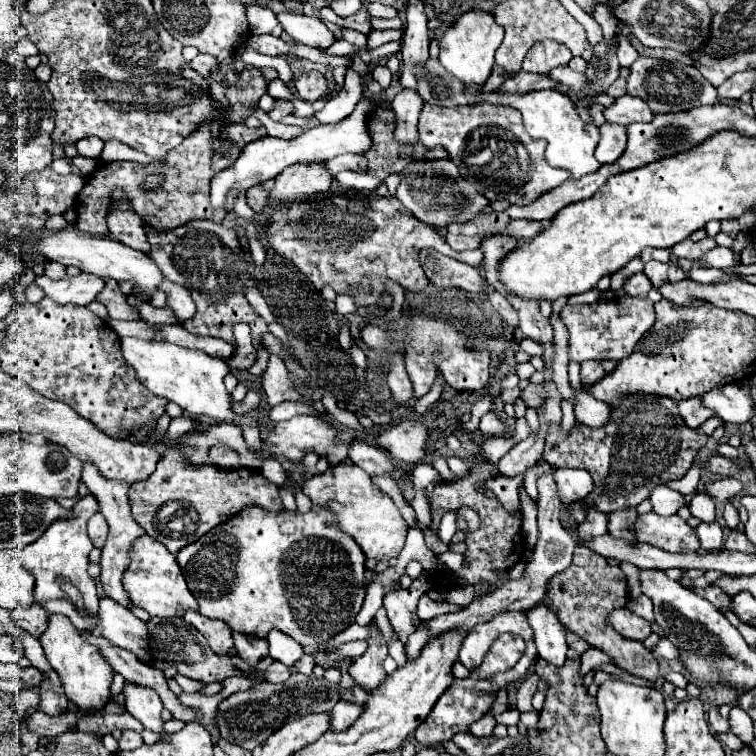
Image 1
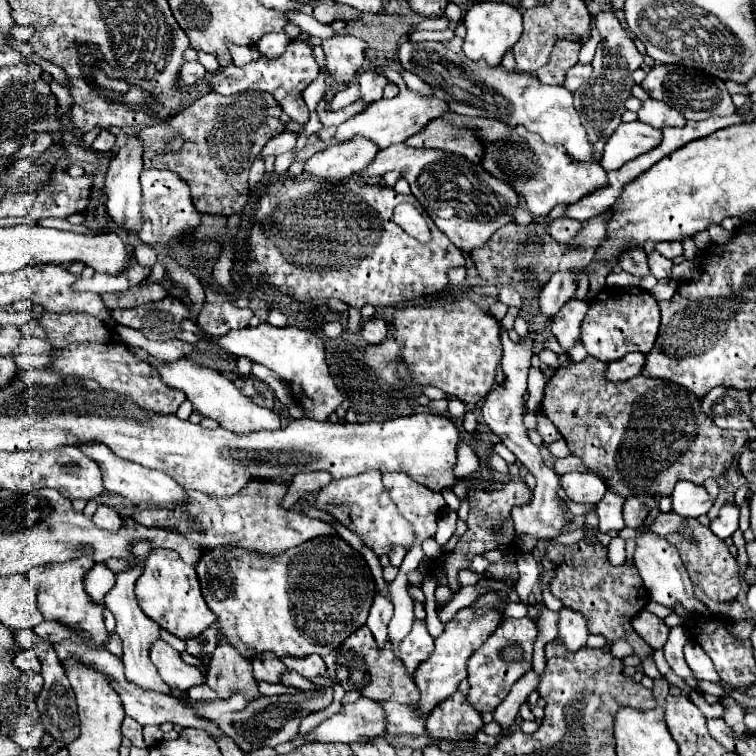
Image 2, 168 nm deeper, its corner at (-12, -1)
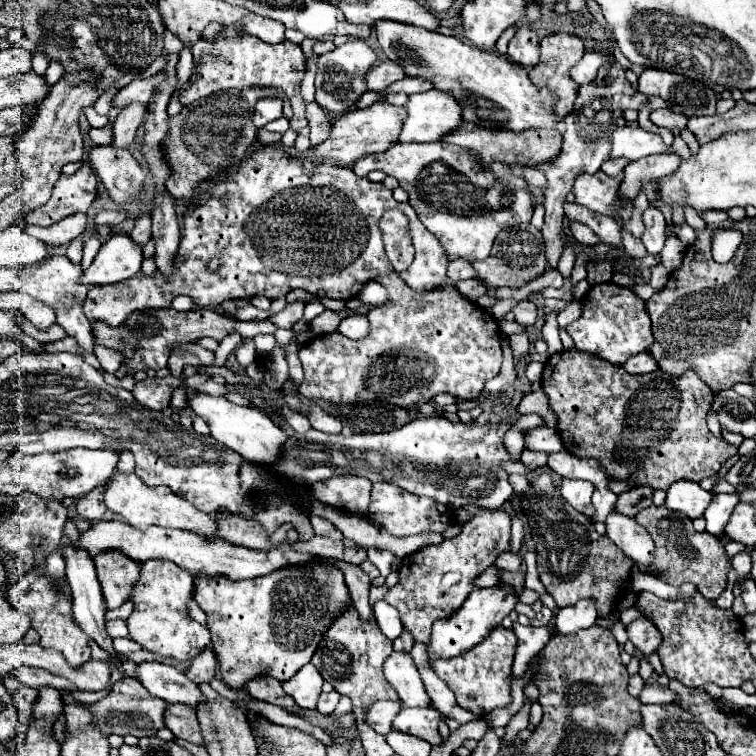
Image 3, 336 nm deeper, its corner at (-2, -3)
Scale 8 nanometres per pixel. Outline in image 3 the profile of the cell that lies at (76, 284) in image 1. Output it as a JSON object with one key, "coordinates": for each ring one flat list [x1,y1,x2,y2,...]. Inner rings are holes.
{"coordinates":[[114,234,102,244,92,266,80,276,82,284,116,284,140,272,142,248,136,246,128,234]]}

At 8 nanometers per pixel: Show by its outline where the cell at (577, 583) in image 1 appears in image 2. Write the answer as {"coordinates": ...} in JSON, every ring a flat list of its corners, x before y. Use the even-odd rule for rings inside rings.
{"coordinates":[[580,540,568,546,568,552,568,558,564,558,564,564,556,568,556,576,550,582,552,594,560,598,566,608,582,612,588,618,588,628,592,634,602,634,608,642,626,640,634,648,634,654,640,658,652,654,652,648,630,626,630,620,640,610,644,610,650,600,648,590,636,572,636,566,628,562,622,566,612,566,606,546,588,544,588,540]]}

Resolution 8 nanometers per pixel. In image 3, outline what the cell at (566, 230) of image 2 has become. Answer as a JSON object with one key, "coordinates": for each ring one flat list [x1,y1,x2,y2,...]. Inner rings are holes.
{"coordinates":[[570,222,570,232,572,232,574,238,578,238,578,242,582,242,584,246,594,246,594,244,598,244,598,236,596,236,586,224]]}

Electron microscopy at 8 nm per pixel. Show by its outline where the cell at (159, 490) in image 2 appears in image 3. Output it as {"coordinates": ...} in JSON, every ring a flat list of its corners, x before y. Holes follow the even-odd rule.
{"coordinates":[[118,468,104,482,104,504,108,506,108,510,112,510,114,514,120,514,128,524,136,526,138,530,146,530,146,526,156,524,156,526,164,526,164,528,190,530,190,532,202,534,206,538,218,538,214,534,216,524,214,524,214,518,210,514,200,512,194,504,186,502,184,498,174,494,170,488,166,488,166,486,156,486,156,488,148,486,136,474,126,474,126,472,120,472]]}

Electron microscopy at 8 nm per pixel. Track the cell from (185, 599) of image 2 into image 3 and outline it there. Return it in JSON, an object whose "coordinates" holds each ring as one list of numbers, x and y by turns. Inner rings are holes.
{"coordinates":[[150,560,140,568,140,580,132,588,134,610,130,614,128,630,130,638,142,644,146,650,166,658,188,660,190,654,202,652,210,644,210,632,188,614,188,602,192,598,194,576,186,574,180,566,166,560]]}

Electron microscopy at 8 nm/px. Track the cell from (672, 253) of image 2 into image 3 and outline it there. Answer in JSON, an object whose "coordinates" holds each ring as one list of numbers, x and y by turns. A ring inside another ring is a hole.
{"coordinates":[[648,208,644,212,644,224,646,230,642,234,642,242,646,246,646,250,650,254,660,254,664,248,664,240,666,240,666,222,664,222,664,214,658,208]]}

